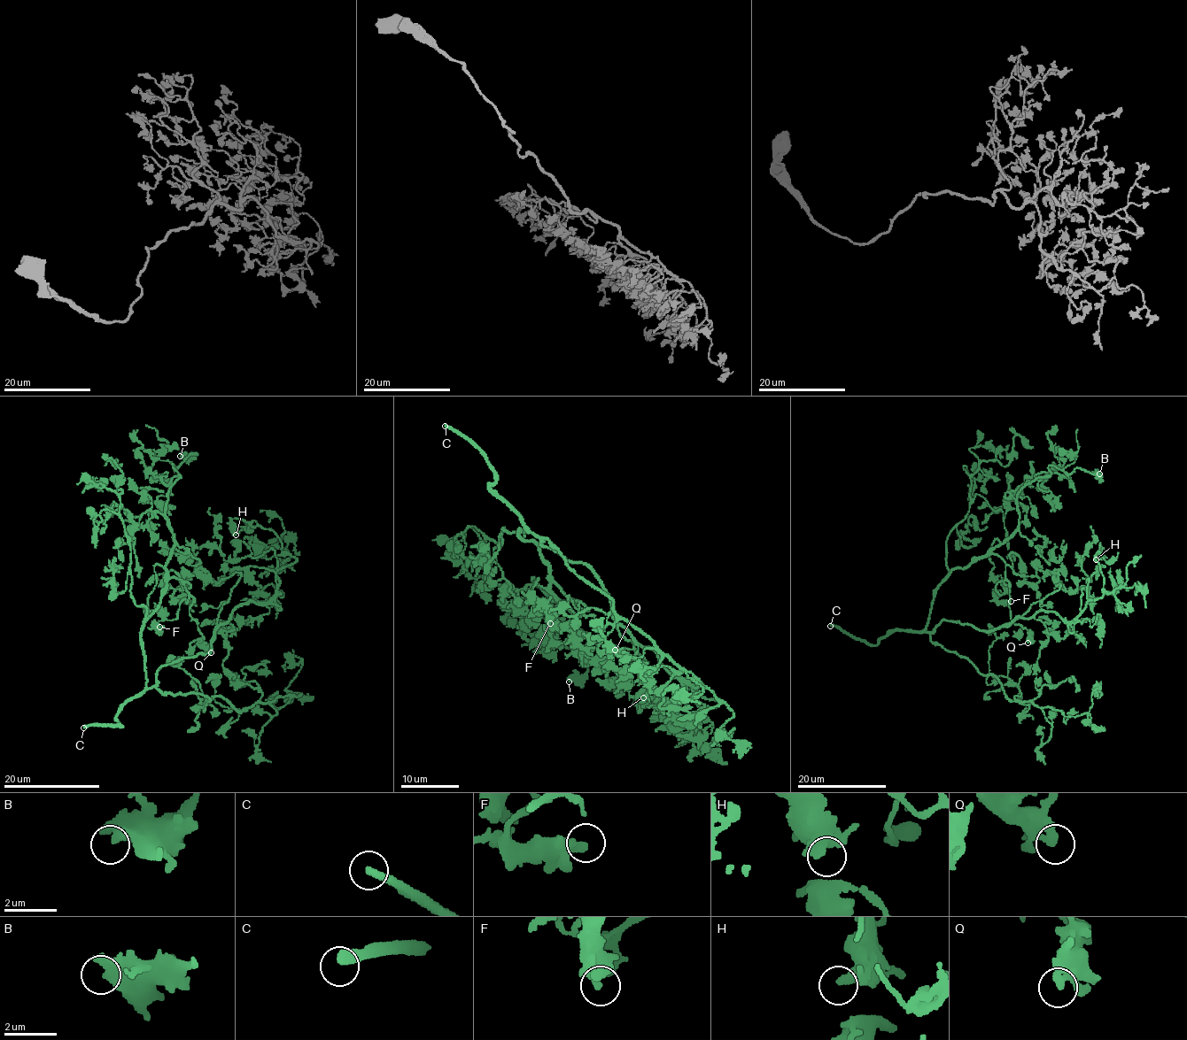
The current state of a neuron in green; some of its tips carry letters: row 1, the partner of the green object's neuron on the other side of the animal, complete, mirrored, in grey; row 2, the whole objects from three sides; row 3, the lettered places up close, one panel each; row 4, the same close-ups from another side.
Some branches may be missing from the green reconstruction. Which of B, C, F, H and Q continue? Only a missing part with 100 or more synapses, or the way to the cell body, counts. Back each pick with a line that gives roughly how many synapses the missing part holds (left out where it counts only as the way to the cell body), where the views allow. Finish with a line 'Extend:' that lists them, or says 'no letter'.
Extend: C

